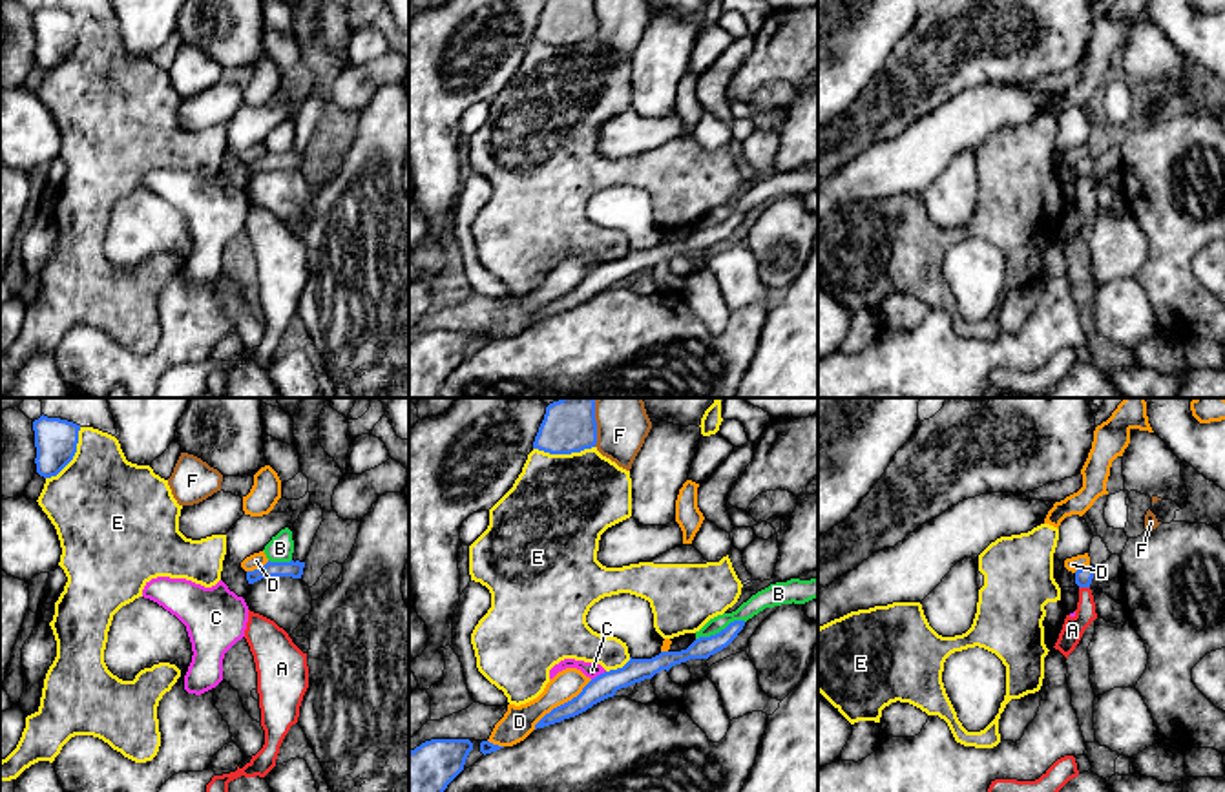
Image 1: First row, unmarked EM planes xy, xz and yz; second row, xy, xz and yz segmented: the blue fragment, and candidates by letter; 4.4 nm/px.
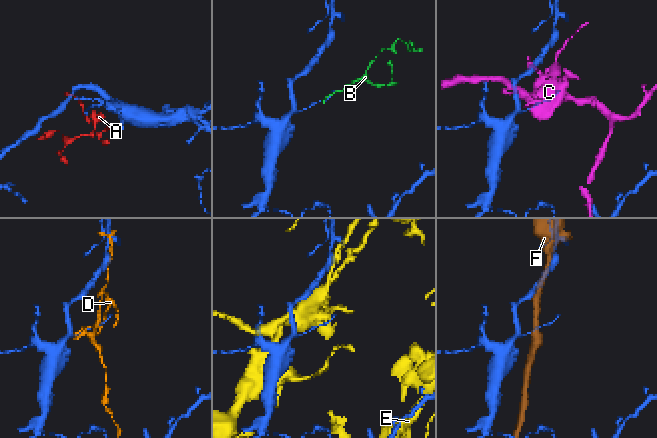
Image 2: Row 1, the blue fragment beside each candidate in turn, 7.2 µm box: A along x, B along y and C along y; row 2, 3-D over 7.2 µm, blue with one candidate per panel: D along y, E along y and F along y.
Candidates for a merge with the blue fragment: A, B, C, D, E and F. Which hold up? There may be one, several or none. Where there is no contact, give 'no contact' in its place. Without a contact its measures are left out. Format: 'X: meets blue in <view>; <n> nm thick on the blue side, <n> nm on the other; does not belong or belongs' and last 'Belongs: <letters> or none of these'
A: meets blue in yz; 80 nm thick on the blue side, 100 nm on the other; does not belong
B: meets blue in xz; 100 nm thick on the blue side, 90 nm on the other; does not belong
C: meets blue in xz; 110 nm thick on the blue side, 70 nm on the other; does not belong
D: meets blue in xz; 110 nm thick on the blue side, 140 nm on the other; does not belong
E: meets blue in xz; 240 nm thick on the blue side, 440 nm on the other; does not belong
F: meets blue in xz; 240 nm thick on the blue side, 220 nm on the other; does not belong
Belongs: none of these

